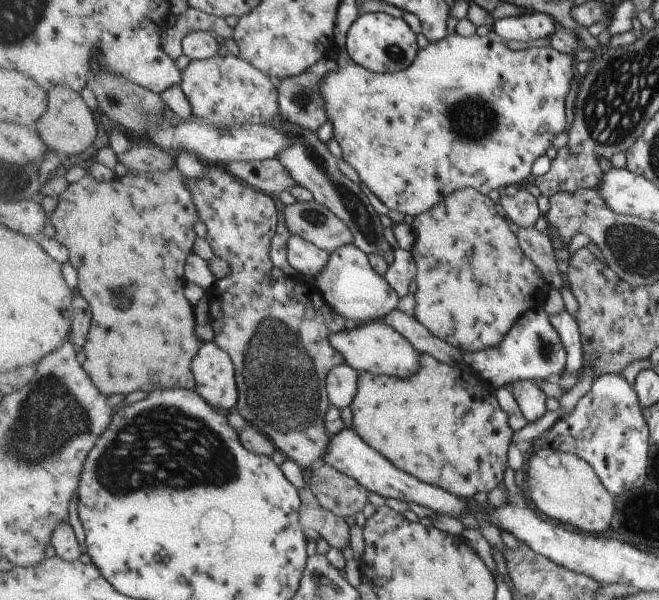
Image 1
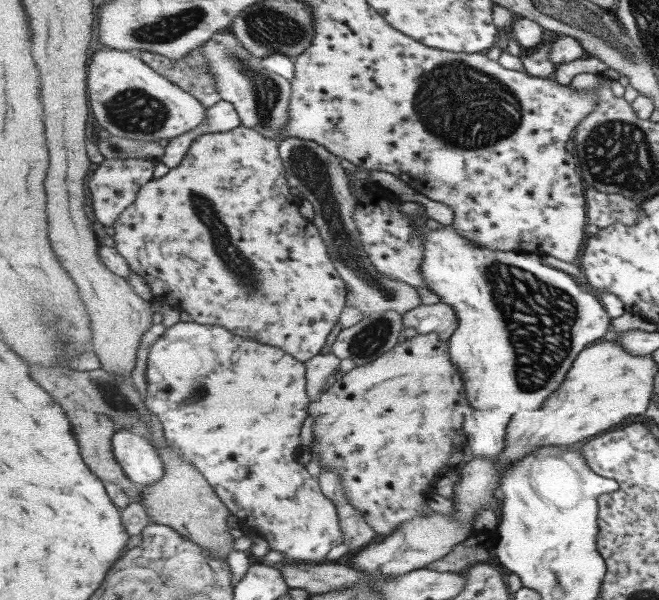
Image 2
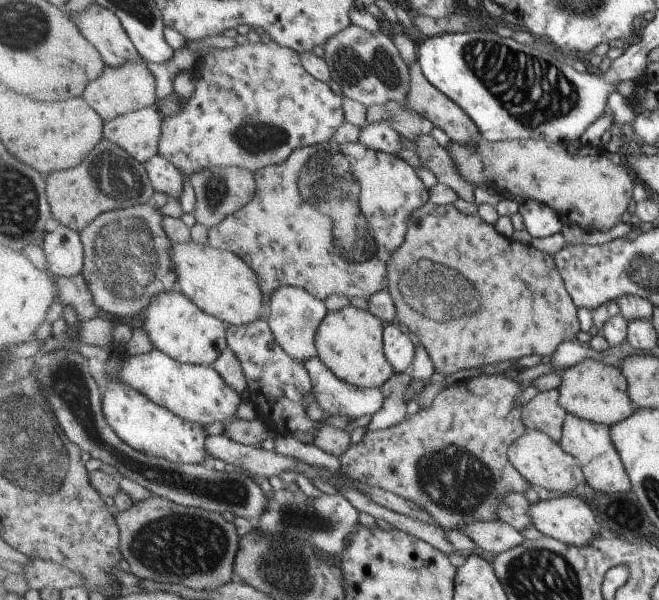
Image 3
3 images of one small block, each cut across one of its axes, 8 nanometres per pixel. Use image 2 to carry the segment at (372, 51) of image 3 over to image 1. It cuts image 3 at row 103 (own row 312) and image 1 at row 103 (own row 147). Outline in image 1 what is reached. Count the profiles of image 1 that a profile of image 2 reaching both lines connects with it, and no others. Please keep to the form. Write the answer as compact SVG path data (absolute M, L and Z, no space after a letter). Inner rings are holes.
M325 56L312 69L295 77L285 77L278 82L278 94L281 100L281 112L287 122L293 126L301 126L302 129L317 132L329 120L328 107L325 106L325 94L321 94L321 86L325 86L325 78L339 68L337 60L331 56Z

